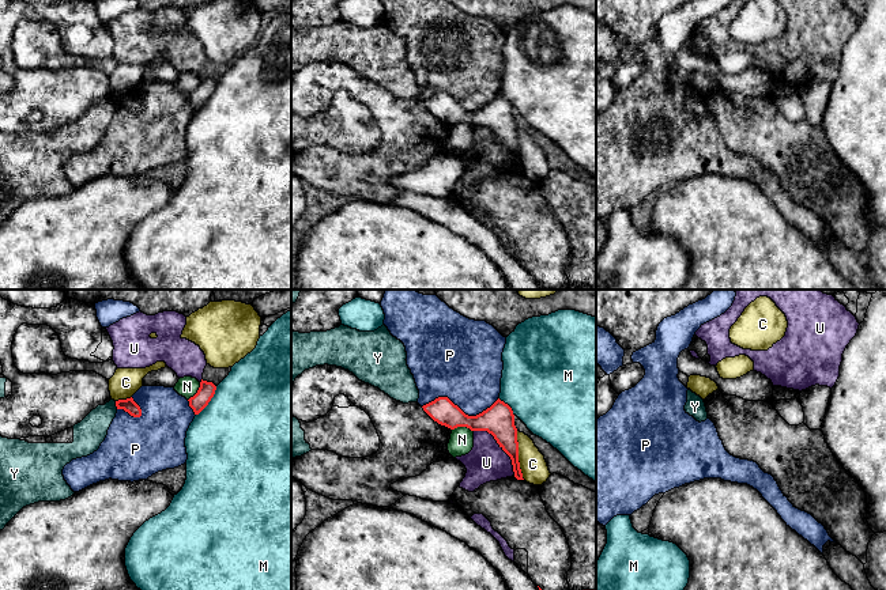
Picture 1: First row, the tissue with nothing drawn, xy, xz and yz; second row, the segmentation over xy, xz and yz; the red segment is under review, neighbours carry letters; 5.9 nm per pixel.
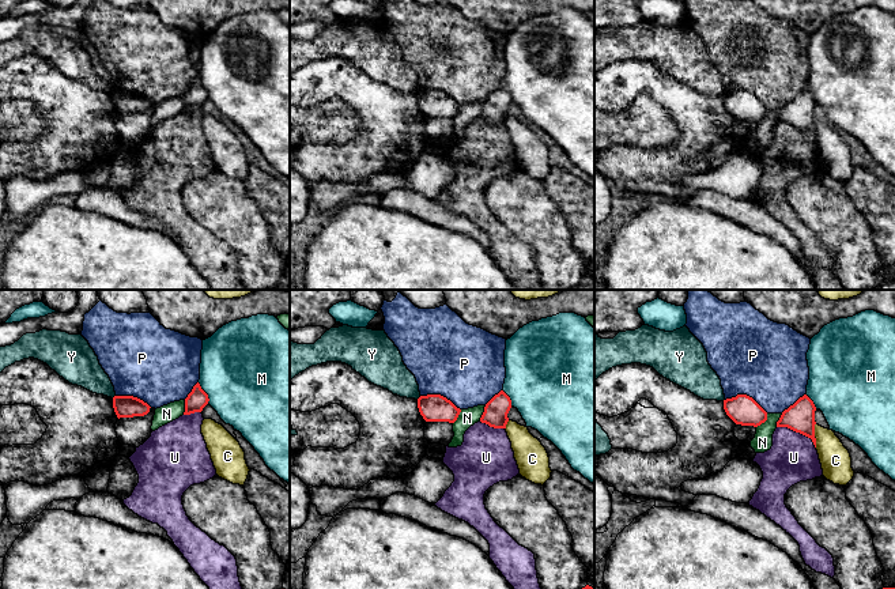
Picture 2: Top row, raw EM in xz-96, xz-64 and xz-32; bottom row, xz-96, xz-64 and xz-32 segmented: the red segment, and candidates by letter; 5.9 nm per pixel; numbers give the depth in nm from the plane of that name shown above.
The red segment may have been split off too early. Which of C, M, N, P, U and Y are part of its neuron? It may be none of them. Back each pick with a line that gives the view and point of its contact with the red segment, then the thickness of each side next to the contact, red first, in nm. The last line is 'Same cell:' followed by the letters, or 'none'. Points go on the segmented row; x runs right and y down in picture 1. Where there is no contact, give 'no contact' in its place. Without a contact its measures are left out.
Same cell: none

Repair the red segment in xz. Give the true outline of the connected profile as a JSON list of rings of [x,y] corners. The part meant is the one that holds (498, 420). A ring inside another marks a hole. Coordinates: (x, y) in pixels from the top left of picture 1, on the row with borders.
[[[438,397],[422,406],[438,424],[450,430],[467,427],[471,431],[487,431],[494,436],[499,447],[510,457],[514,477],[524,480],[519,462],[517,428],[512,408],[499,398],[476,416],[465,415],[448,397]]]

